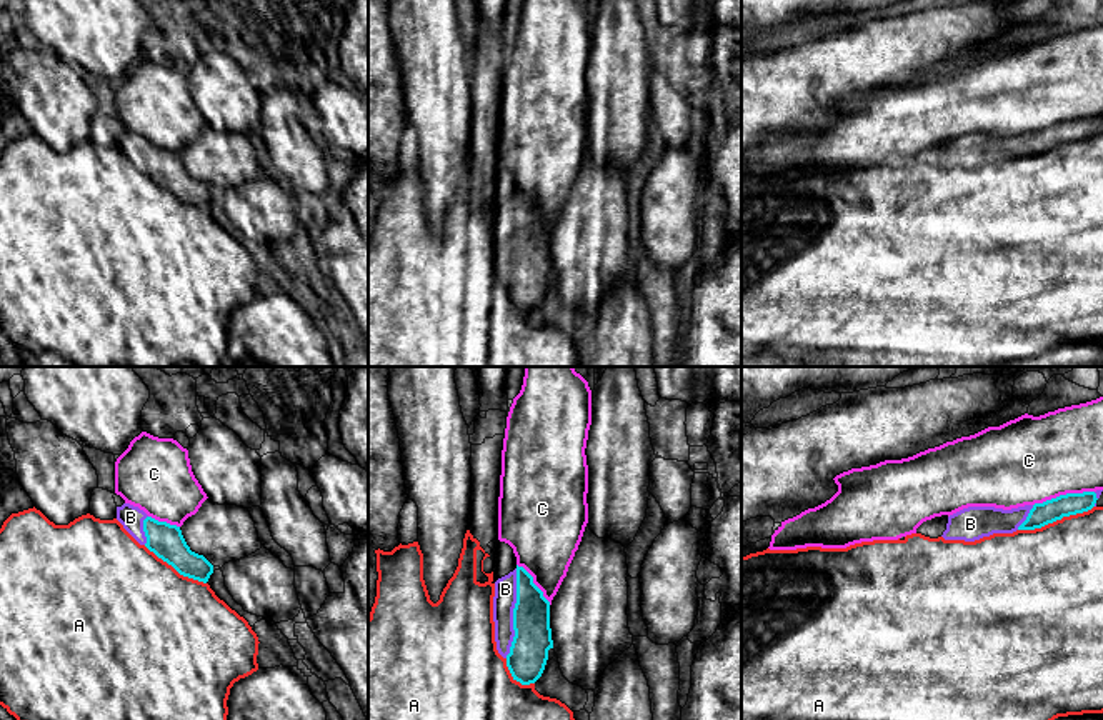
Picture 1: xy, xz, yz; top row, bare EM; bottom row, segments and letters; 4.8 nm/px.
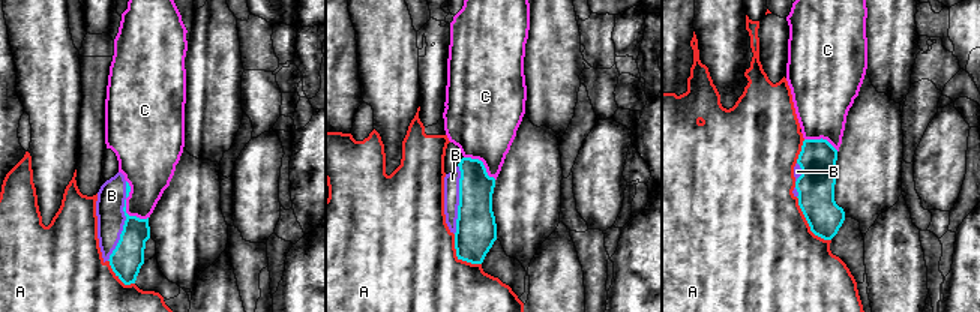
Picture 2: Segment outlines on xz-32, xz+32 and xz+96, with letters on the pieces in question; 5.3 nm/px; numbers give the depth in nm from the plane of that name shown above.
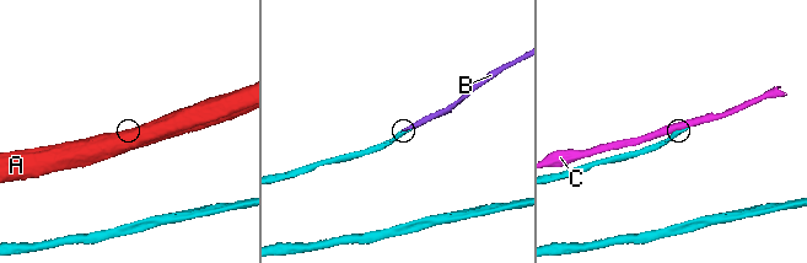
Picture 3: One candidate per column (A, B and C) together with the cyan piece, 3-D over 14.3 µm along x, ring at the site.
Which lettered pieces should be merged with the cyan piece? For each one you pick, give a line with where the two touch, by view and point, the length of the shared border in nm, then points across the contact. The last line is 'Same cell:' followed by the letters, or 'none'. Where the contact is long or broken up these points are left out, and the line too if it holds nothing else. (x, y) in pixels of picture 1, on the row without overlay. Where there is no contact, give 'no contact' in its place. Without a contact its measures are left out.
B: contact xz (514, 240); length 440 nm
Same cell: B

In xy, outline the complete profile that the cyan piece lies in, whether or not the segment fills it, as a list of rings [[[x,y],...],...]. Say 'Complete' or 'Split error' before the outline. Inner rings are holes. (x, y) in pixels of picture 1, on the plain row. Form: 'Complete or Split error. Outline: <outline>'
Split error. Outline: [[[130,130],[117,133],[117,147],[140,172],[145,172],[180,202],[208,208],[213,192],[203,182],[190,177],[180,153],[158,148]]]

